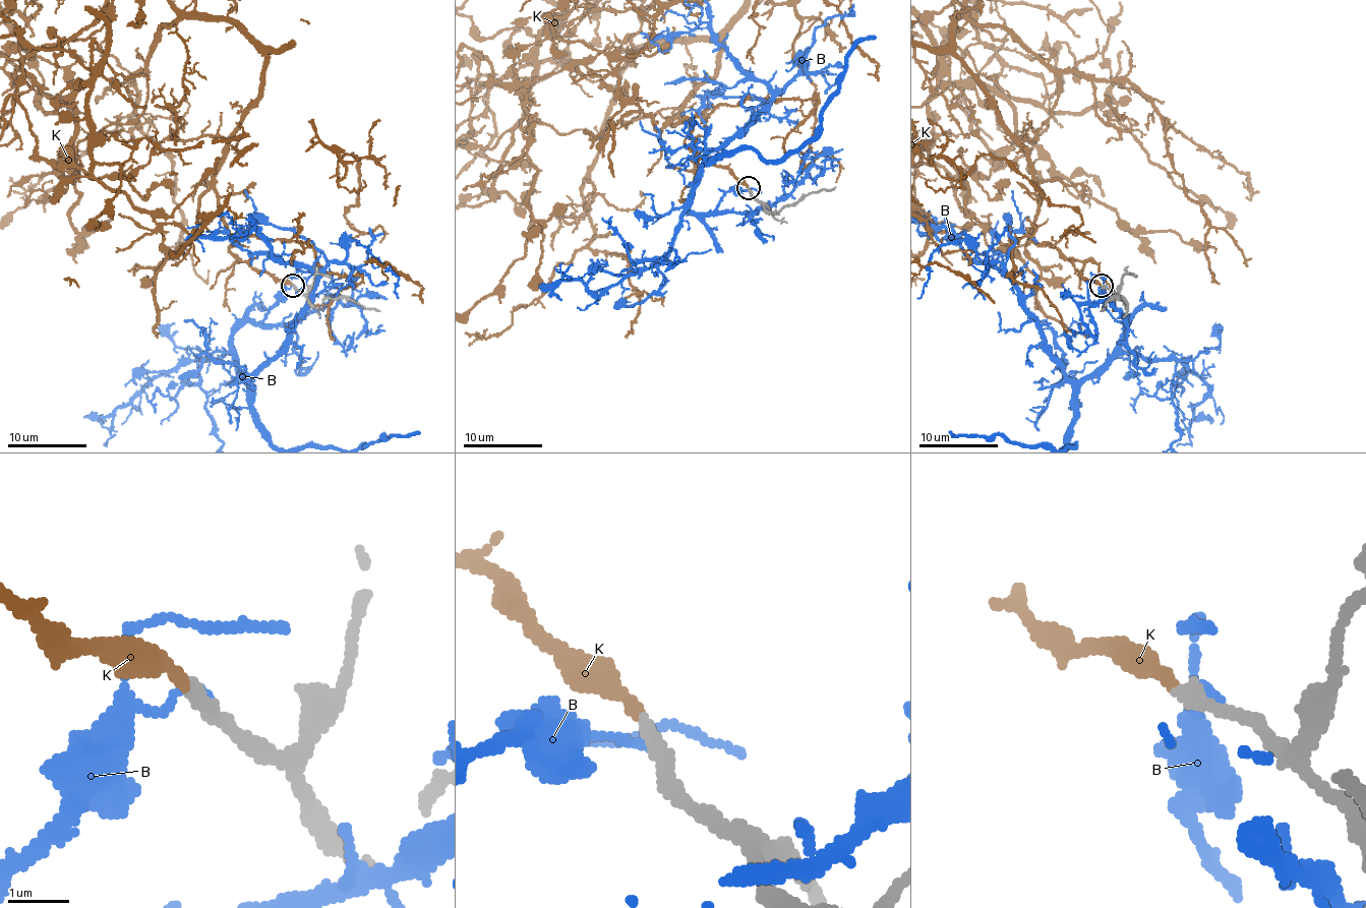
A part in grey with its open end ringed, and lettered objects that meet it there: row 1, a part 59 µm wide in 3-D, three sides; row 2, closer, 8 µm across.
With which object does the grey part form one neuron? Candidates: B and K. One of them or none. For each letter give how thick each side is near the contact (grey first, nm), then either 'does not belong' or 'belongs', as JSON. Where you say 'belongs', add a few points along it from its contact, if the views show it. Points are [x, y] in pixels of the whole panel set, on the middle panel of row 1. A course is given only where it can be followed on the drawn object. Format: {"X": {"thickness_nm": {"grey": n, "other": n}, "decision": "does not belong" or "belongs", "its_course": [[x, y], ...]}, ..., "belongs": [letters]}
{"B": {"thickness_nm": {"grey": 300, "other": 130}, "decision": "does not belong"}, "K": {"thickness_nm": {"grey": 240, "other": 280}, "decision": "belongs"}, "belongs": ["K"]}

